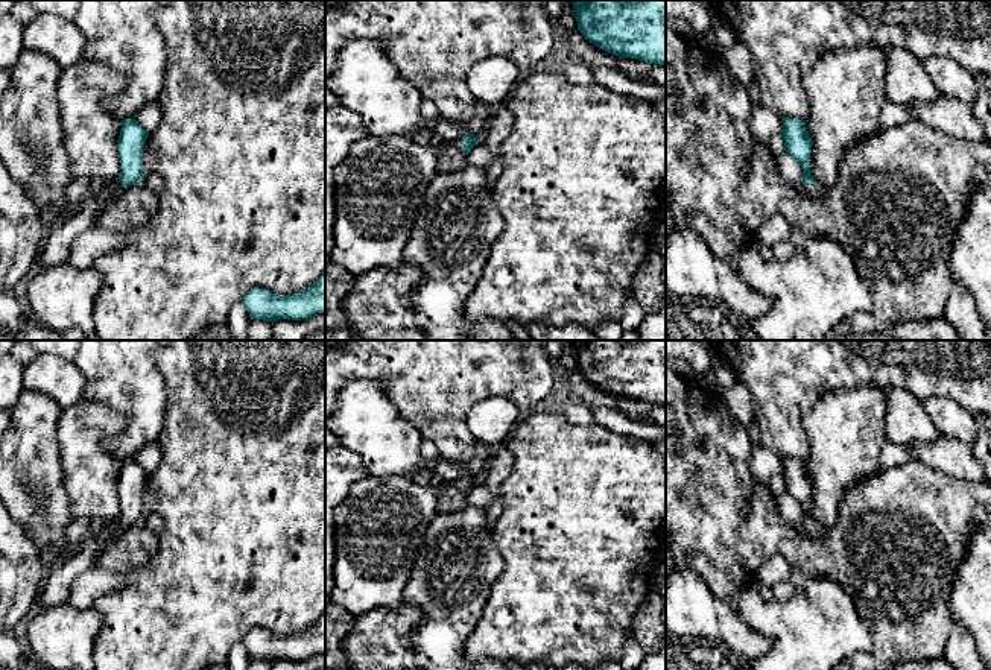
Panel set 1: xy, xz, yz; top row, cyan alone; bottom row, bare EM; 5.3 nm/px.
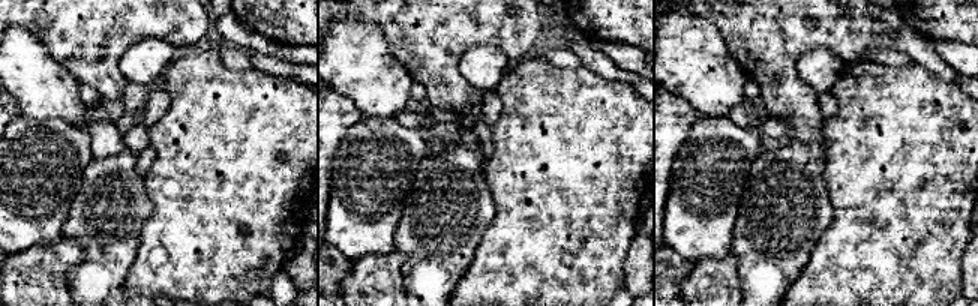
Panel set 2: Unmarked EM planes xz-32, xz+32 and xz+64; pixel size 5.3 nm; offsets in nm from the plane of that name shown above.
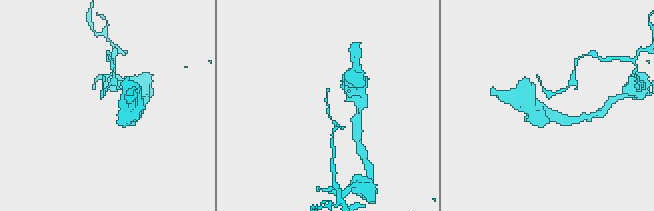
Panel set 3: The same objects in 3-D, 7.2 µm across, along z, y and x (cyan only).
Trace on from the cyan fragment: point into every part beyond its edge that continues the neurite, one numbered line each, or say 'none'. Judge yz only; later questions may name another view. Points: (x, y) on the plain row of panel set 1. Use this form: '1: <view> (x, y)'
1: yz (809, 529)

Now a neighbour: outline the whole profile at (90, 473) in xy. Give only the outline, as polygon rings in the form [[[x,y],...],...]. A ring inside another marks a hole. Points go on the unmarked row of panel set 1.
[[[81,400],[62,409],[56,438],[73,520],[117,520],[122,512],[117,480],[119,460],[103,447],[106,436],[126,427],[126,418],[105,404]]]

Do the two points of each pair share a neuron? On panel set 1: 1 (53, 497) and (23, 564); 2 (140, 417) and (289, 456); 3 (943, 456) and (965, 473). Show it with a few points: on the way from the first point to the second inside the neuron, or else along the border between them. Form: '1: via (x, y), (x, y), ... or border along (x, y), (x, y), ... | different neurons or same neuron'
1: border along (15, 520), (40, 555) | different neurons
2: border along (166, 388), (164, 421), (157, 439) | different neurons
3: via (949, 456), (959, 467) | same neuron

